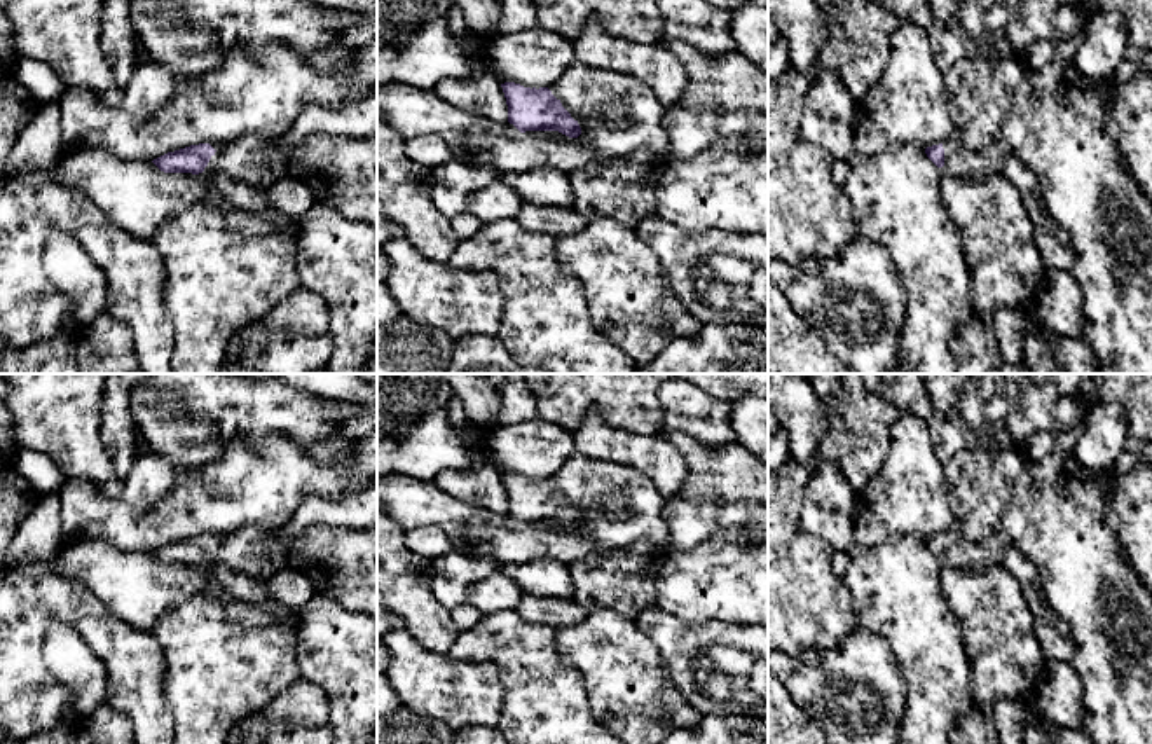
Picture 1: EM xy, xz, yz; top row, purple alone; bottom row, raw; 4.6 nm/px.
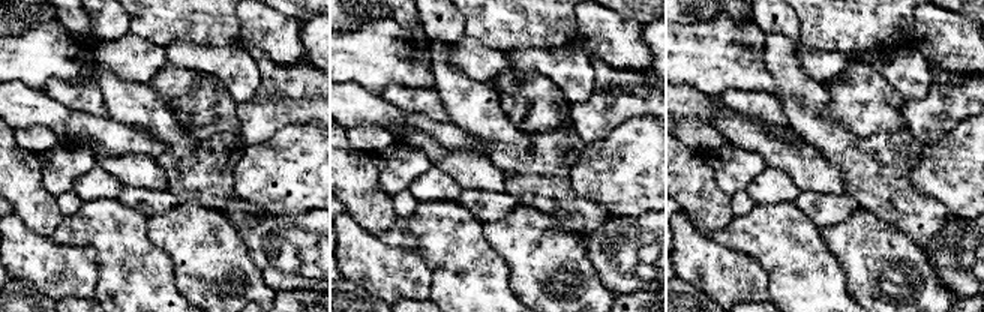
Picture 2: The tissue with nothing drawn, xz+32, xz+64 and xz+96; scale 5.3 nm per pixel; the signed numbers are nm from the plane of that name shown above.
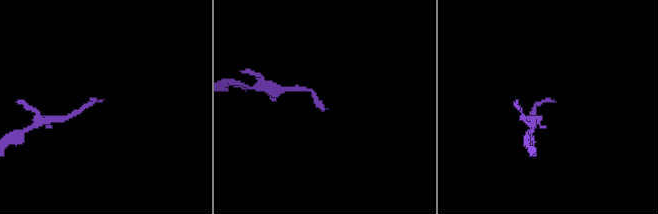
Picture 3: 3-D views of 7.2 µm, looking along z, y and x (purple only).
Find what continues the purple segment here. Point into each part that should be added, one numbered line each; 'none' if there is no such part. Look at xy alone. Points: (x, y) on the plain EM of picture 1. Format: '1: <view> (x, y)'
1: xy (257, 552)

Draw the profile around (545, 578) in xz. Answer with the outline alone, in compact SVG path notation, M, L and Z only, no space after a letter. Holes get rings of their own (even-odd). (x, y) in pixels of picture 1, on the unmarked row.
M538 559L524 564L508 564L503 571L520 587L524 594L553 599L574 599L571 573L562 562Z

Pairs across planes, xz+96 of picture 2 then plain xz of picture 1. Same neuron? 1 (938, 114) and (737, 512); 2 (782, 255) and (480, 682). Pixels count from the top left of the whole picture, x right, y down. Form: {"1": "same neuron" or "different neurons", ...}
{"1": "same neuron", "2": "different neurons"}

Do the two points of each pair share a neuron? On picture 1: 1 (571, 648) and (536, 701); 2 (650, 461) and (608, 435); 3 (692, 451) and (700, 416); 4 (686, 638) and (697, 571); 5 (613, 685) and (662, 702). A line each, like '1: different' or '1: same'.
1: different
2: same
3: different
4: different
5: same

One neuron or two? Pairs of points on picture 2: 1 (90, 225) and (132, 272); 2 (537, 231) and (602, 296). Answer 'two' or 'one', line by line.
1: one
2: one

